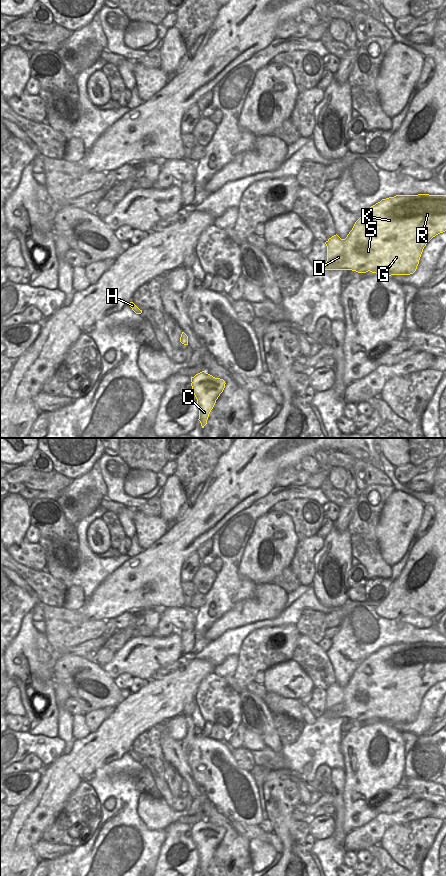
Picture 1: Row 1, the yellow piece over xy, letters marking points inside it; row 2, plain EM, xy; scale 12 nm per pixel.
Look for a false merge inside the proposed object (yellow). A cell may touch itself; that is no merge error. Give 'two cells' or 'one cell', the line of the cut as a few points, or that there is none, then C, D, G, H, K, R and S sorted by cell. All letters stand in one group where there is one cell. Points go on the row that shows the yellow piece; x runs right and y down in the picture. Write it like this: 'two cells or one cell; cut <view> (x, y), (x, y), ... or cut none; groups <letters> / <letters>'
one cell; cut none; groups C D G H K R S

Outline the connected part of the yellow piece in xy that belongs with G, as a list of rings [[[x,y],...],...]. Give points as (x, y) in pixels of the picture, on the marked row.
[[[396,195],[371,206],[345,239],[329,238],[324,270],[368,271],[386,276],[413,274],[426,244],[446,231],[446,195]]]

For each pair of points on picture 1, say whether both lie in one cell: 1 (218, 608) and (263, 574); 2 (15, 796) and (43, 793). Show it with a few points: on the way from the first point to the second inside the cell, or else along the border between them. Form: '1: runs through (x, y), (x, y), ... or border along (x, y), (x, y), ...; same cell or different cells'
1: border along (239, 561), (239, 572), (256, 584); different cells
2: border along (41, 775), (36, 787), (15, 807); different cells

